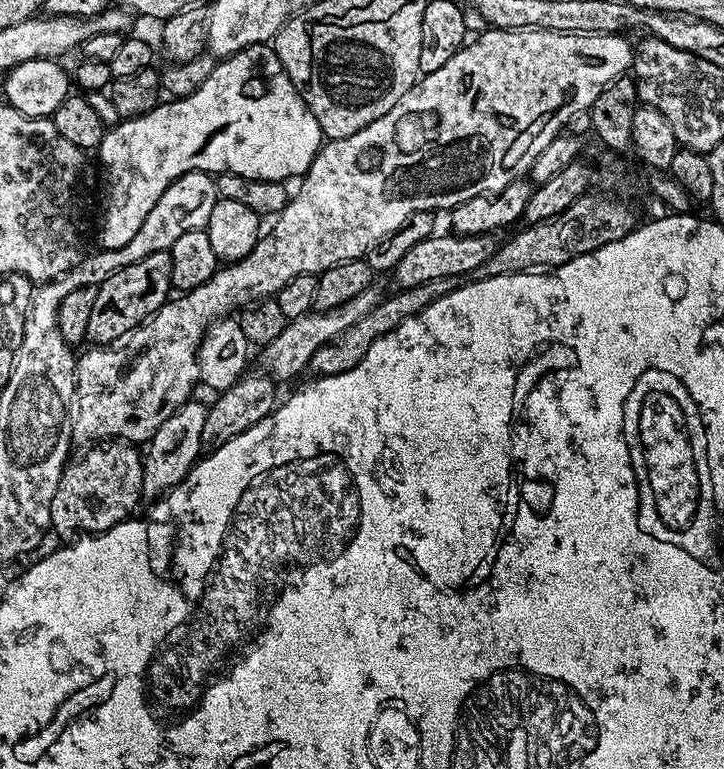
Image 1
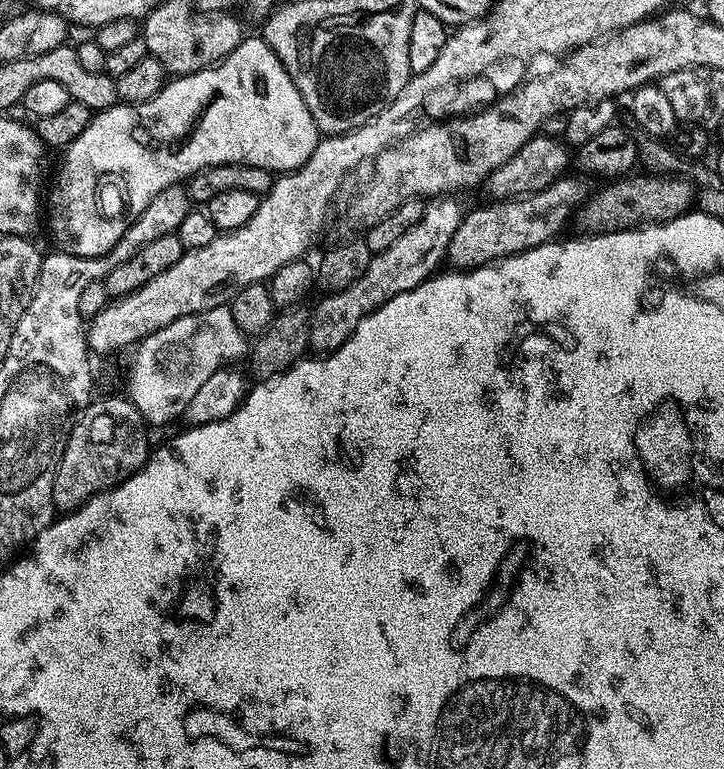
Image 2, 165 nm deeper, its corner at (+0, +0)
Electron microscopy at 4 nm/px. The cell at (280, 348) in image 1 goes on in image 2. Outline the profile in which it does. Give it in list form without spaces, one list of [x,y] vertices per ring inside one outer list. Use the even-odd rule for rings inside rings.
[[[440,198],[429,203],[419,222],[410,226],[410,230],[406,230],[406,234],[402,234],[402,238],[398,238],[390,250],[373,255],[370,266],[366,266],[366,274],[362,274],[354,286],[346,286],[346,290],[329,292],[319,297],[320,305],[311,309],[308,325],[308,342],[313,353],[335,352],[338,346],[342,346],[342,342],[346,342],[346,338],[354,334],[362,318],[381,308],[390,298],[414,290],[439,269],[436,267],[440,260],[442,264],[447,257],[448,243],[462,219],[462,208],[452,200],[455,199]]]

